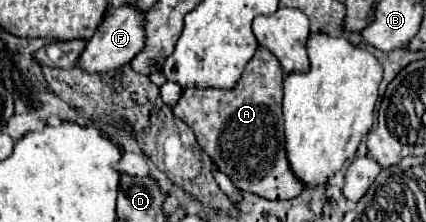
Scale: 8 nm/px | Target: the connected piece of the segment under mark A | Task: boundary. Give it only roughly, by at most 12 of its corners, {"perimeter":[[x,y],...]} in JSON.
{"perimeter":[[258,46],[236,88],[172,106],[240,190],[290,200],[282,80]]}

